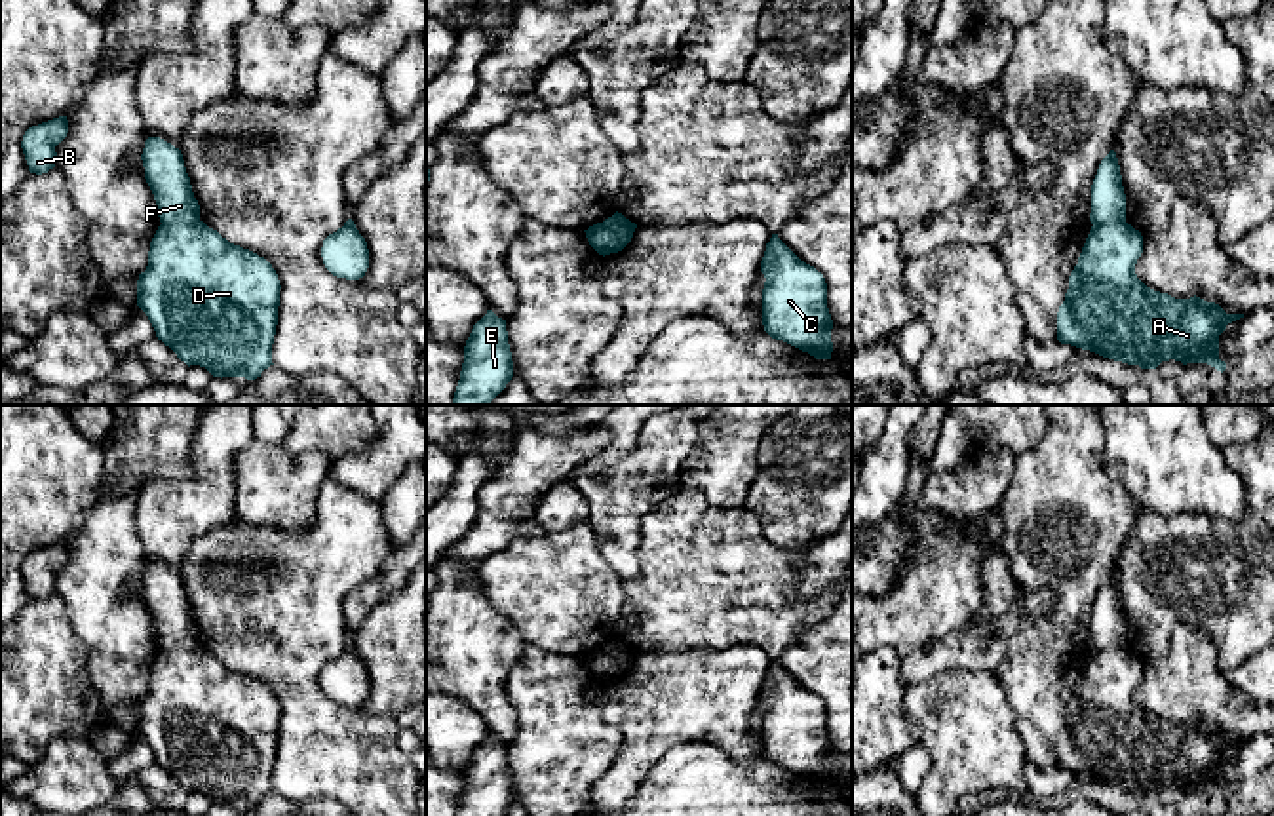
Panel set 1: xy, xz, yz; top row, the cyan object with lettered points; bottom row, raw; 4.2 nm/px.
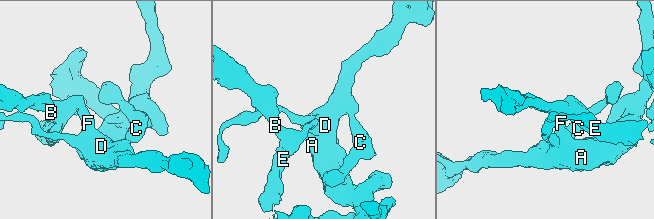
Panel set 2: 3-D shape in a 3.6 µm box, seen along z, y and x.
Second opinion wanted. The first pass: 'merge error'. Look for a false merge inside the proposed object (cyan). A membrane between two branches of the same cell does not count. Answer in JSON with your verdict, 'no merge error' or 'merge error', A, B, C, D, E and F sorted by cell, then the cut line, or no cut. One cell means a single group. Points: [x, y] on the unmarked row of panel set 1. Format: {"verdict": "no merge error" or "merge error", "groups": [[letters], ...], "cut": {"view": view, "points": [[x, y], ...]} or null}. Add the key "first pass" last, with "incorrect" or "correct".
{"verdict": "merge error", "groups": [["A", "C", "D"], ["B", "E", "F"]], "cut": {"view": "xz", "points": [[624, 643], [613, 664], [594, 664], [590, 668]]}, "first pass": "correct"}

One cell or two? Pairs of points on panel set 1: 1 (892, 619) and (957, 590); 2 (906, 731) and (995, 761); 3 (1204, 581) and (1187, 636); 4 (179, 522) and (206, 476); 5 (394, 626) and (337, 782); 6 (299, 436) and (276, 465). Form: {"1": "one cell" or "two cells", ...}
{"1": "one cell", "2": "two cells", "3": "two cells", "4": "one cell", "5": "two cells", "6": "two cells"}

